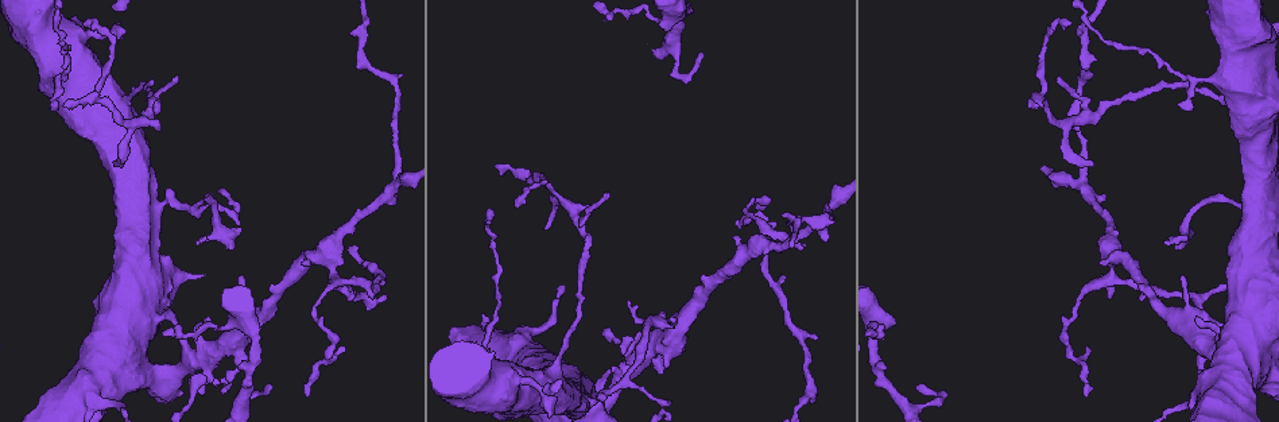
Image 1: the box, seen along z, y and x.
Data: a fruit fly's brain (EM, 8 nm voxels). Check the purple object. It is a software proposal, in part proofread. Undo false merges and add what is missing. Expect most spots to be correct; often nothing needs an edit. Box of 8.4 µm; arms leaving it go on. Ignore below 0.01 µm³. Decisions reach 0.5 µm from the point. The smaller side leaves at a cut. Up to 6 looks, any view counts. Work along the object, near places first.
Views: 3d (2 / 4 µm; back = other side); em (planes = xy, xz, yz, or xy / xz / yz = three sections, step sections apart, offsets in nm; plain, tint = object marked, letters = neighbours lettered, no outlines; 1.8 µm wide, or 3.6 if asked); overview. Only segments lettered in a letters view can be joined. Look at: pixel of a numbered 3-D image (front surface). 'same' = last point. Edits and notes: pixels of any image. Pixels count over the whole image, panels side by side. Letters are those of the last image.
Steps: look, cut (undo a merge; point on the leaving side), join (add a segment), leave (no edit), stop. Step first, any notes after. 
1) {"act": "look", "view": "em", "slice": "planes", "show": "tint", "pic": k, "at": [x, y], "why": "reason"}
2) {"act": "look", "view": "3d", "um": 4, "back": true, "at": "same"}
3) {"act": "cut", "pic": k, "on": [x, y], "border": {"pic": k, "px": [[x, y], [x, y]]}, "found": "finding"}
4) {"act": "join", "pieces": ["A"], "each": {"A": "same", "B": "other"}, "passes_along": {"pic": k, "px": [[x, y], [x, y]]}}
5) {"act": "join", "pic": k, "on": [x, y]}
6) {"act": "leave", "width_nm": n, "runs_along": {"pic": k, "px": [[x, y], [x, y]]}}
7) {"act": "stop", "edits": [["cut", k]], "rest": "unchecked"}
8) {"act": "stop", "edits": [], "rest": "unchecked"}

{"act": "look", "view": "em", "slice": "xz", "step": 8, "show": "letters", "pic": 1, "at": [919, 384], "why": "an open end"}

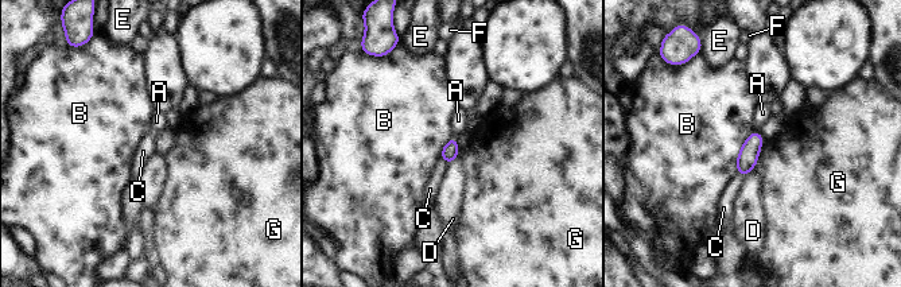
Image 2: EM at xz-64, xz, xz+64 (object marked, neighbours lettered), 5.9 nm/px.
{"act": "leave", "each": {"A": "other", "B": "other", "C": "other", "D": "other", "E": "other", "F": "other", "G": "other"}, "border": {"pic": 2, "px": [[753, 130], [737, 155], [736, 173]]}, "found": "none of them fits"}

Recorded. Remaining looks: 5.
{"act": "look", "view": "3d", "um": 2, "pic": 1, "at": [115, 163], "why": "branch stops here"}

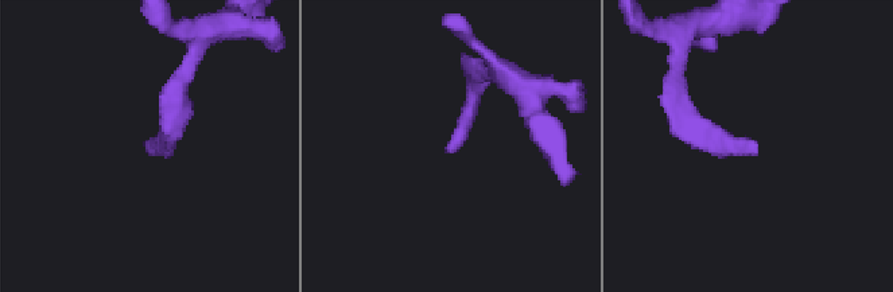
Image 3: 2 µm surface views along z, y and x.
{"act": "look", "view": "em", "um": 3.6, "slice": "planes", "show": "letters", "pic": 3, "at": [448, 151]}

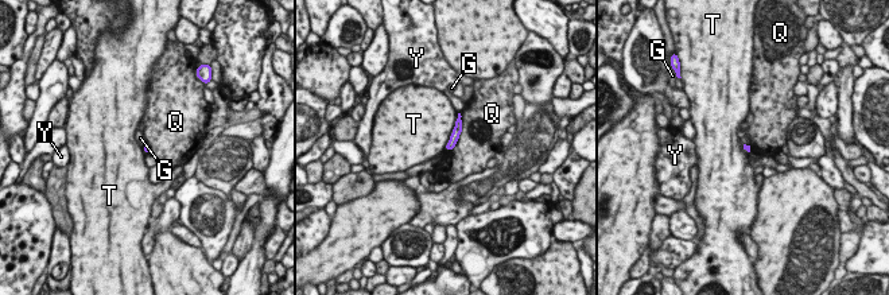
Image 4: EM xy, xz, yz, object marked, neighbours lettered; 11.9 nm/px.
{"act": "leave", "each": {"G": "other", "Q": "other", "T": "other", "Y": "other"}, "border": {"pic": 4, "px": [[458, 113], [445, 150]]}, "found": "none of them fits"}

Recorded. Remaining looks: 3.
{"act": "look", "view": "3d", "um": 4, "pic": 1, "at": [77, 64], "why": "abrupt turn"}

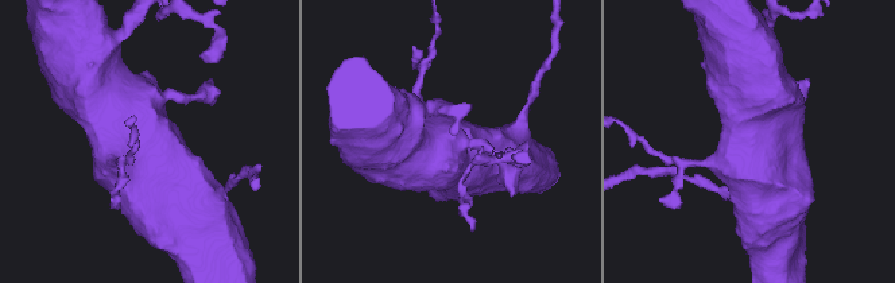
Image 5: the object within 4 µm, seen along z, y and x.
{"act": "look", "view": "em", "um": 3.6, "slice": "yz", "step": 16, "show": "letters", "pic": 5, "at": [144, 140], "why": "now the EM"}

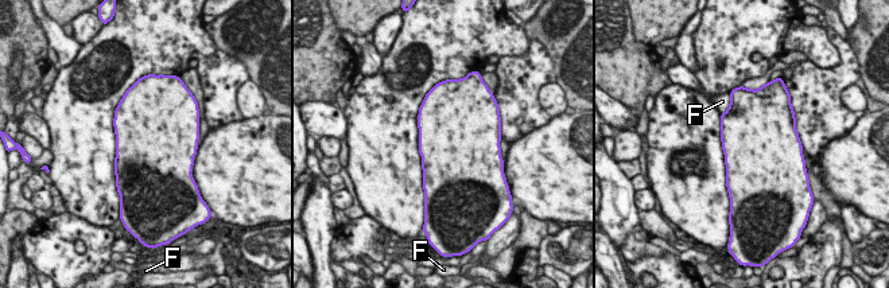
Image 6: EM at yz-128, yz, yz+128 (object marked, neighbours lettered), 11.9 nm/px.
{"act": "leave", "each": {"F": "other"}, "border": {"pic": 6, "px": [[729, 106], [721, 115]]}, "found": "one neuron here"}

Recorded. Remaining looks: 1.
{"act": "stop", "edits": [], "rest": "unchecked"}

